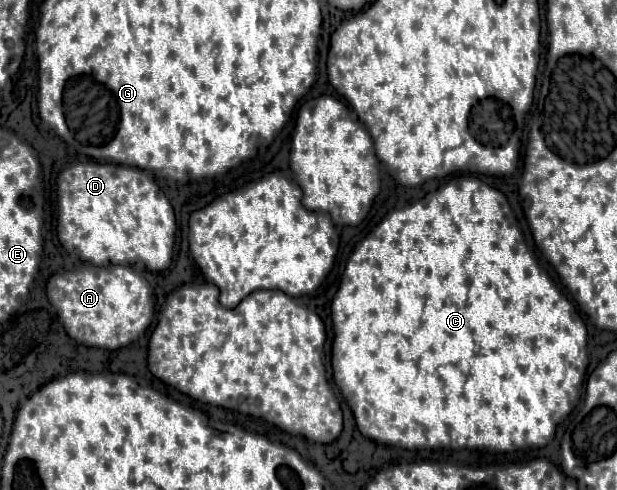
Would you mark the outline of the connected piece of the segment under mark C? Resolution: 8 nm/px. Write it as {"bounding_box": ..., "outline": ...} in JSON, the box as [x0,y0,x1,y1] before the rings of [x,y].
{"bounding_box":[331,175,587,451],"outline":[[[465,175],[465,177],[455,177],[451,179],[449,183],[441,185],[435,193],[431,193],[427,197],[427,201],[417,201],[406,205],[403,208],[396,208],[390,211],[371,235],[367,235],[361,243],[355,247],[355,253],[351,255],[349,263],[345,265],[345,271],[343,271],[343,277],[341,277],[341,285],[333,297],[333,303],[331,303],[331,317],[333,317],[333,331],[335,331],[335,337],[333,337],[333,357],[331,357],[331,367],[333,367],[333,381],[335,385],[341,389],[343,397],[347,399],[351,411],[353,411],[353,417],[355,417],[355,423],[359,427],[359,431],[369,437],[369,439],[375,439],[375,441],[381,441],[381,443],[387,443],[387,445],[397,445],[397,447],[403,447],[403,449],[441,449],[441,447],[447,447],[447,449],[479,449],[479,447],[485,447],[485,449],[491,449],[491,451],[513,451],[513,449],[521,449],[521,447],[543,447],[545,443],[549,443],[555,435],[555,427],[571,413],[571,409],[577,405],[579,401],[579,385],[583,381],[583,375],[587,371],[587,329],[583,320],[580,318],[576,309],[574,308],[558,289],[557,285],[551,281],[550,277],[542,270],[537,262],[532,250],[525,245],[525,239],[521,235],[521,229],[517,225],[517,219],[509,207],[509,201],[507,197],[493,189],[491,185],[483,183],[481,179],[473,177],[473,175]]]}

